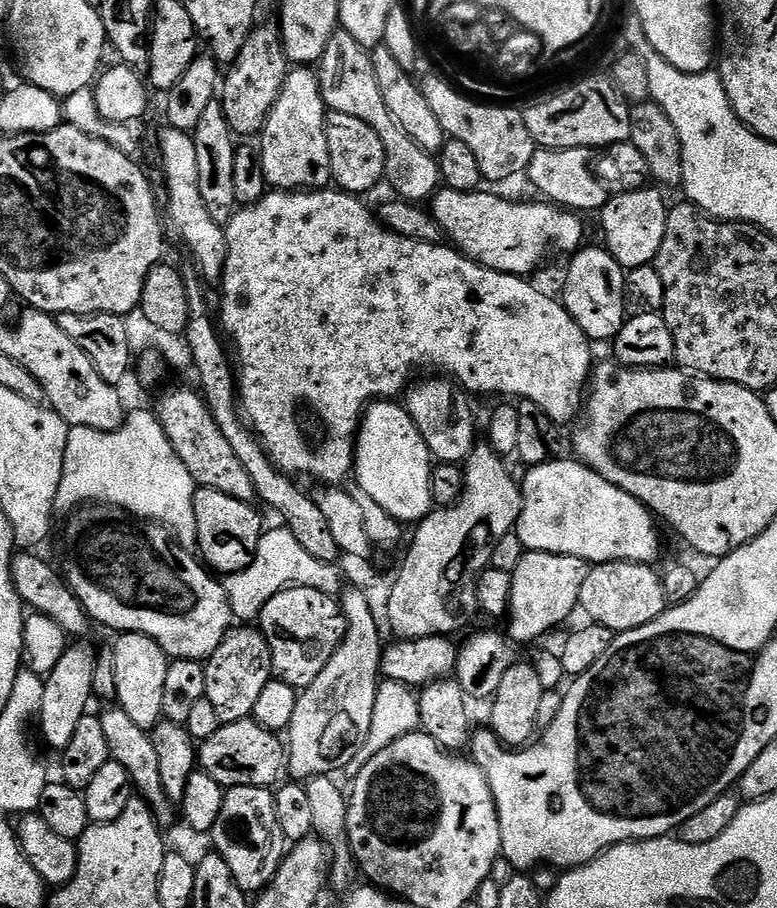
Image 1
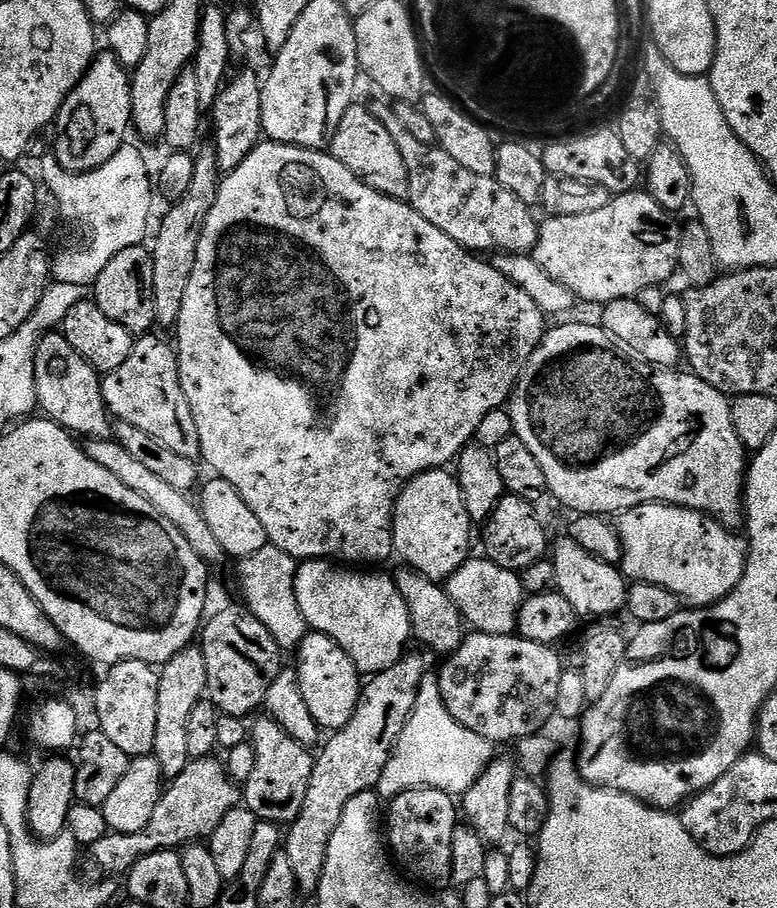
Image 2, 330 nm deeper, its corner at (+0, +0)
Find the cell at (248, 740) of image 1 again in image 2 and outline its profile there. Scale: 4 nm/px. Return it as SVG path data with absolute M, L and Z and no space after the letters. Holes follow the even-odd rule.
M212 756L189 759L186 770L167 781L158 806L154 806L154 814L150 814L147 830L138 834L109 831L108 835L91 844L92 860L104 872L127 874L143 856L176 850L187 842L200 842L211 836L218 822L230 810L237 808L241 800L241 785L229 776L221 761L219 764Z

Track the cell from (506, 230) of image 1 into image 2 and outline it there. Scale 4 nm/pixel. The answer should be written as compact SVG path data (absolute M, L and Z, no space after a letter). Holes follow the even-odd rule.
M633 190L613 195L612 201L602 210L590 210L582 214L547 217L548 221L539 225L536 234L534 255L536 260L554 278L577 296L592 304L603 306L611 300L626 300L636 297L646 286L660 286L678 268L681 225L676 225L677 217L667 212L647 191Z

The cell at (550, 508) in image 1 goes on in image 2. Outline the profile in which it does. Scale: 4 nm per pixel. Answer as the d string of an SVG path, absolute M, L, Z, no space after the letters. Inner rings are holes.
M639 504L629 508L626 512L619 513L618 531L620 534L620 550L622 553L622 571L629 581L645 580L654 582L656 586L662 586L670 590L676 597L688 606L703 606L705 604L715 604L721 600L728 592L731 592L733 586L740 581L740 575L744 573L745 566L748 565L748 553L743 539L736 537L737 533L733 529L723 525L715 520L713 516L708 516L704 512L695 512L693 508L679 508L677 504Z

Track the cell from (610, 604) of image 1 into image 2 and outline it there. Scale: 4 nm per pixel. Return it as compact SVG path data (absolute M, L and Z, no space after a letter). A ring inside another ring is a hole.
M564 534L550 548L550 559L556 571L555 591L560 592L574 606L577 617L612 618L615 612L623 613L628 603L628 585L623 571L617 565L607 564L590 554L571 535Z

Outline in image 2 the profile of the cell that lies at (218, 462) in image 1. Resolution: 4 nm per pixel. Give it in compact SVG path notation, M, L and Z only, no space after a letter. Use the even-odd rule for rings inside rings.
M156 335L139 337L134 350L130 350L130 358L126 358L118 370L103 377L100 389L104 405L113 417L138 426L138 430L146 430L146 434L158 438L158 442L170 446L176 454L199 461L198 426L194 426L194 414L190 414L190 402L186 402L186 394L182 390L178 353L169 341L167 344Z

